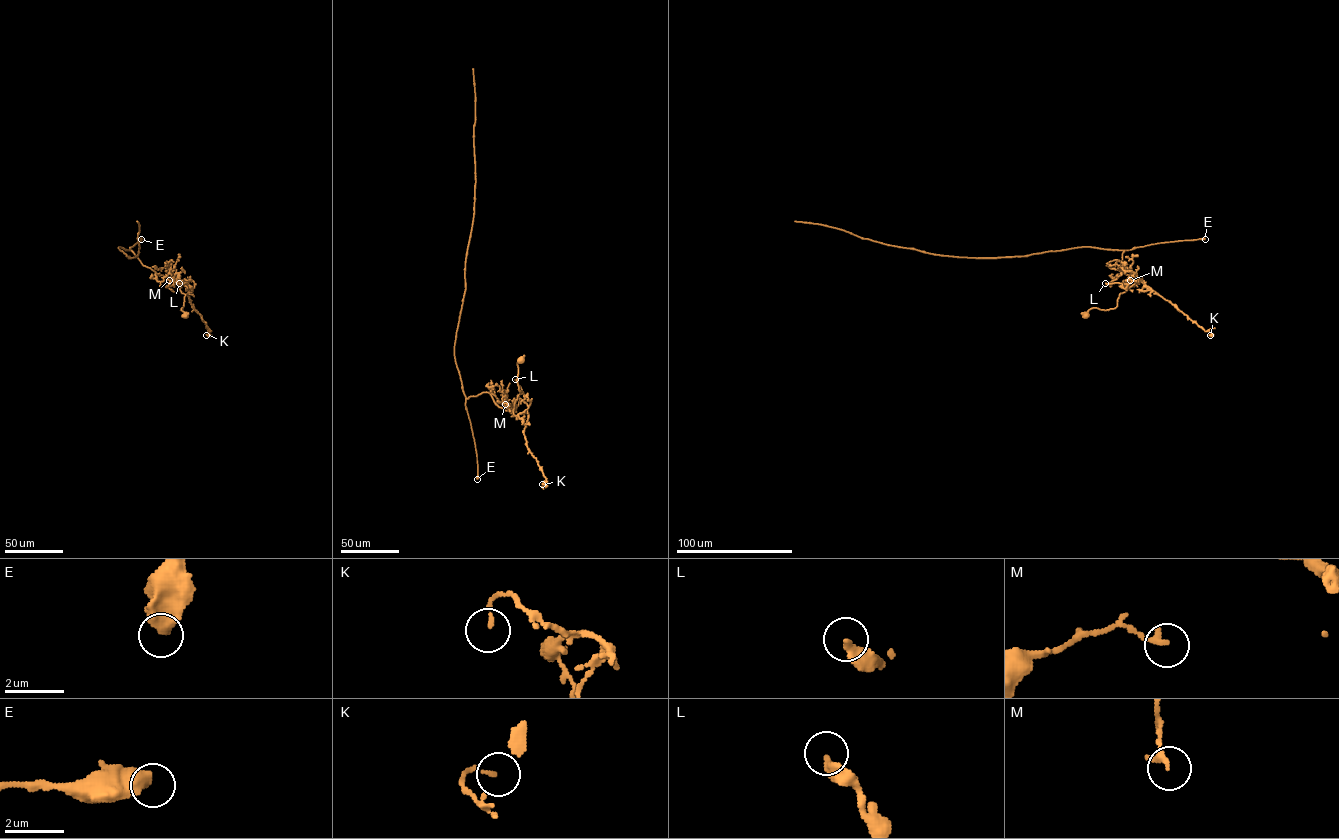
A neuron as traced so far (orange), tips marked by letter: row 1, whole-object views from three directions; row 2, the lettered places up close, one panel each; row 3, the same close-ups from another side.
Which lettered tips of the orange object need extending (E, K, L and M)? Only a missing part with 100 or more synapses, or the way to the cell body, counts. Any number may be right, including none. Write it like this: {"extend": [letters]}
{"extend": []}

